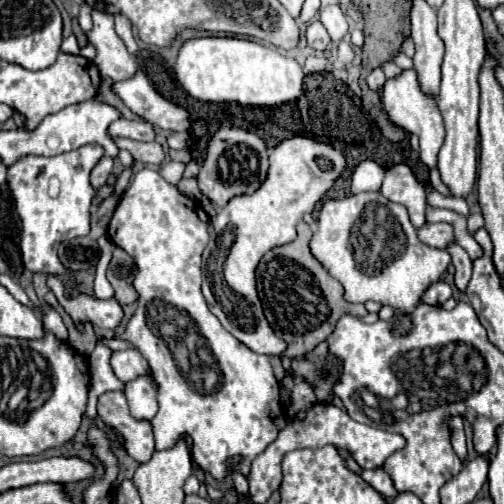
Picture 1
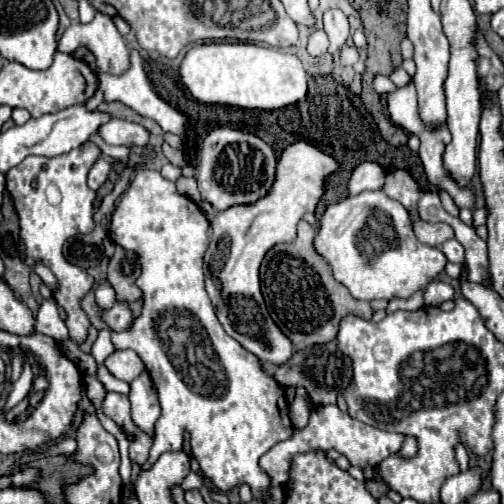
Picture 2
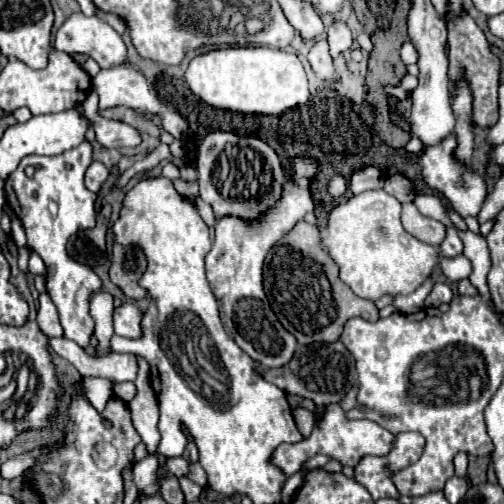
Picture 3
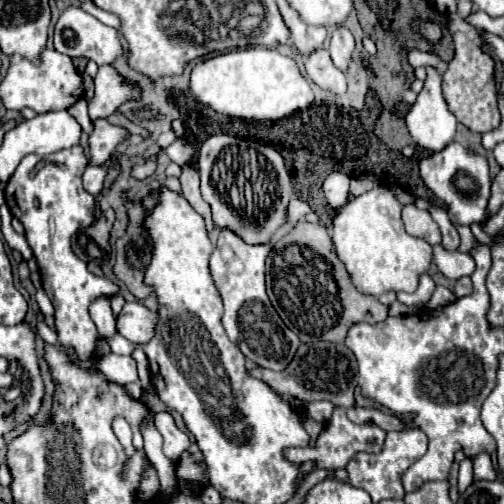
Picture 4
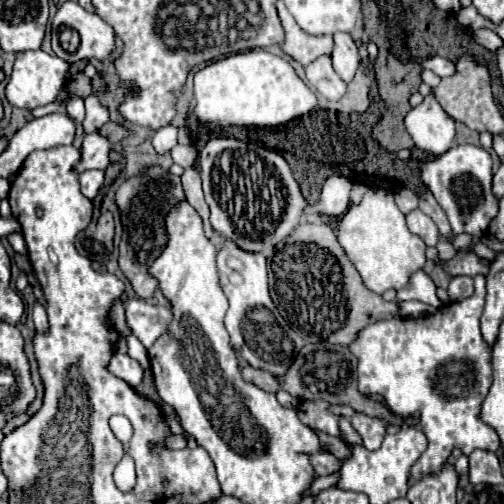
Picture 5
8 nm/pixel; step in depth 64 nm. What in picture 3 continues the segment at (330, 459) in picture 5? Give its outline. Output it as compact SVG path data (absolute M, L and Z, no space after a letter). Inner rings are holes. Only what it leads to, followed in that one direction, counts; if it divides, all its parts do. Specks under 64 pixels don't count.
M330 404L330 406L326 406L326 412L322 416L318 416L312 436L298 444L280 444L272 456L272 462L276 466L280 466L286 472L286 476L292 476L294 472L298 472L302 462L316 454L326 454L326 456L338 460L342 466L356 466L362 456L388 454L392 448L392 440L394 440L394 436L388 430L384 430L382 426L378 426L376 422L348 420L344 410L338 404Z

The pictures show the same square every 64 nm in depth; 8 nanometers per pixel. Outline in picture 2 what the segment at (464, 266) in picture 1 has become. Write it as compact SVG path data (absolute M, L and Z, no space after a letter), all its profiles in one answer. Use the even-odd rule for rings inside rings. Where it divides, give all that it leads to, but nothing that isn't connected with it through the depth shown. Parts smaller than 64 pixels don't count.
M456 238L446 240L440 250L442 250L444 256L448 258L448 262L458 262L458 264L464 264L464 262L466 262L466 260L464 260L464 248L462 248L462 244L460 244Z

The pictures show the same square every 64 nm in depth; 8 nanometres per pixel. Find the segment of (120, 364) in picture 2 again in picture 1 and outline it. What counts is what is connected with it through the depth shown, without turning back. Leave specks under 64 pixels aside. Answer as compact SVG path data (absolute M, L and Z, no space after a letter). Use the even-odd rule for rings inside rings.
M128 348L128 350L120 350L120 352L114 352L112 358L110 358L110 366L114 370L114 374L122 380L122 382L130 382L138 376L144 376L148 374L148 362L144 360L144 356L134 350L134 348Z

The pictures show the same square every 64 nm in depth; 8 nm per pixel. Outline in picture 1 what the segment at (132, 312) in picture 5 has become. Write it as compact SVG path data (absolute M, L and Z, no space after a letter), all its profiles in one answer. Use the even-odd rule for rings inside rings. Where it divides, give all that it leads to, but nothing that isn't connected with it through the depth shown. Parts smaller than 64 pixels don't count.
M48 274L48 288L56 294L58 302L66 308L66 312L72 316L72 320L82 320L82 322L90 322L94 326L112 330L112 328L120 326L120 322L124 318L124 310L114 298L100 300L100 298L86 296L82 292L74 294L72 298L66 298L62 292L62 282L54 274Z

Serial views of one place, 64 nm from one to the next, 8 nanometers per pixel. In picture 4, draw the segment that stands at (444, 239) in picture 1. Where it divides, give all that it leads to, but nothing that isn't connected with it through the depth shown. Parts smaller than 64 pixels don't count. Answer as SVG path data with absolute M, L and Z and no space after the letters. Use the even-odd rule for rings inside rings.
M414 204L404 206L402 208L402 220L404 220L404 226L406 226L408 234L426 240L430 246L440 244L440 240L442 240L440 228L426 210L420 212L420 208L416 208Z

